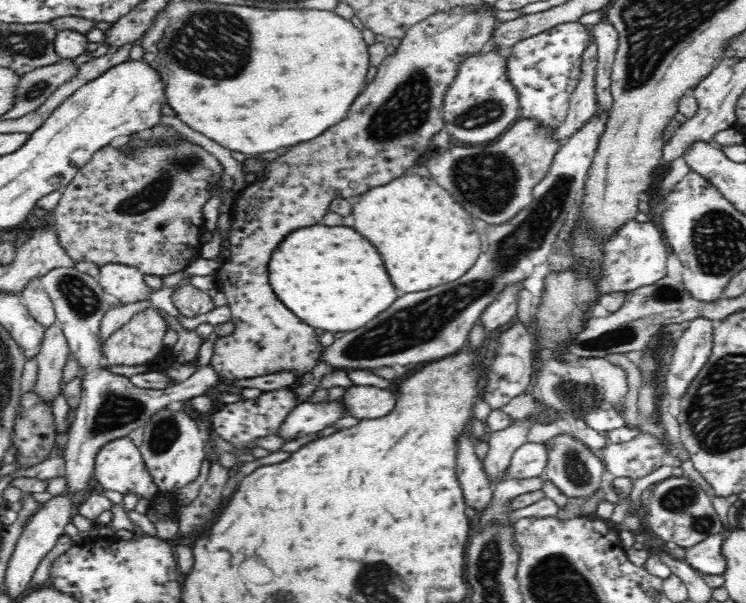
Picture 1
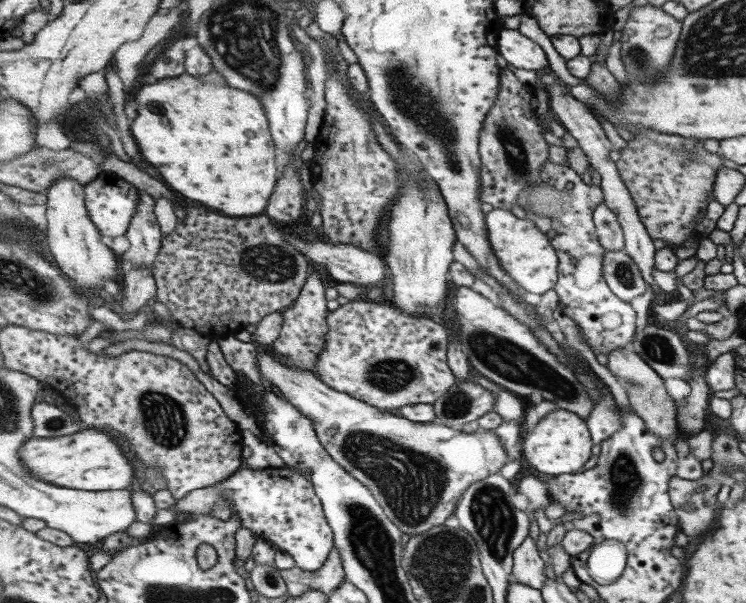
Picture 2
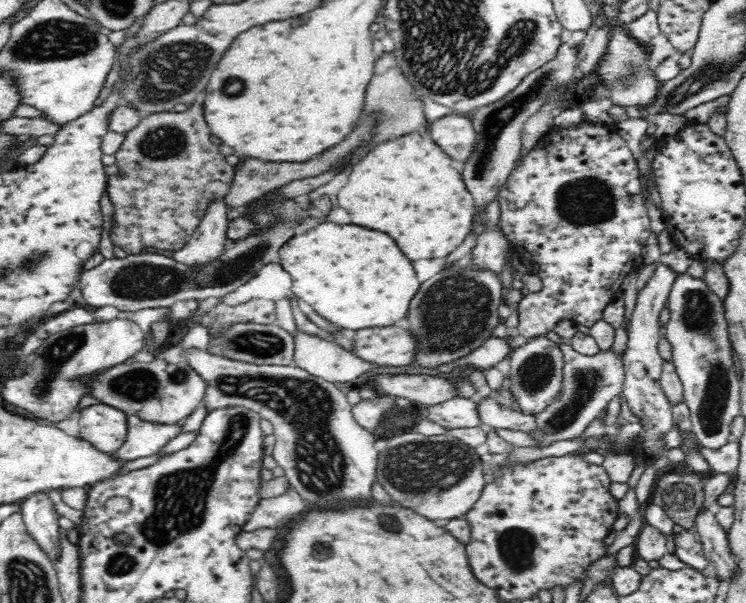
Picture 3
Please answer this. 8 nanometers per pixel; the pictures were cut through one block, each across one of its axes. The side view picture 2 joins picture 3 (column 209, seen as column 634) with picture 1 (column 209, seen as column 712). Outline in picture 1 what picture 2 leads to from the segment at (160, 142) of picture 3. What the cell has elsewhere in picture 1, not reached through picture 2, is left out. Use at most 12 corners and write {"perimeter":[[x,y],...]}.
{"perimeter":[[106,145],[49,217],[75,262],[186,269],[224,169]]}

